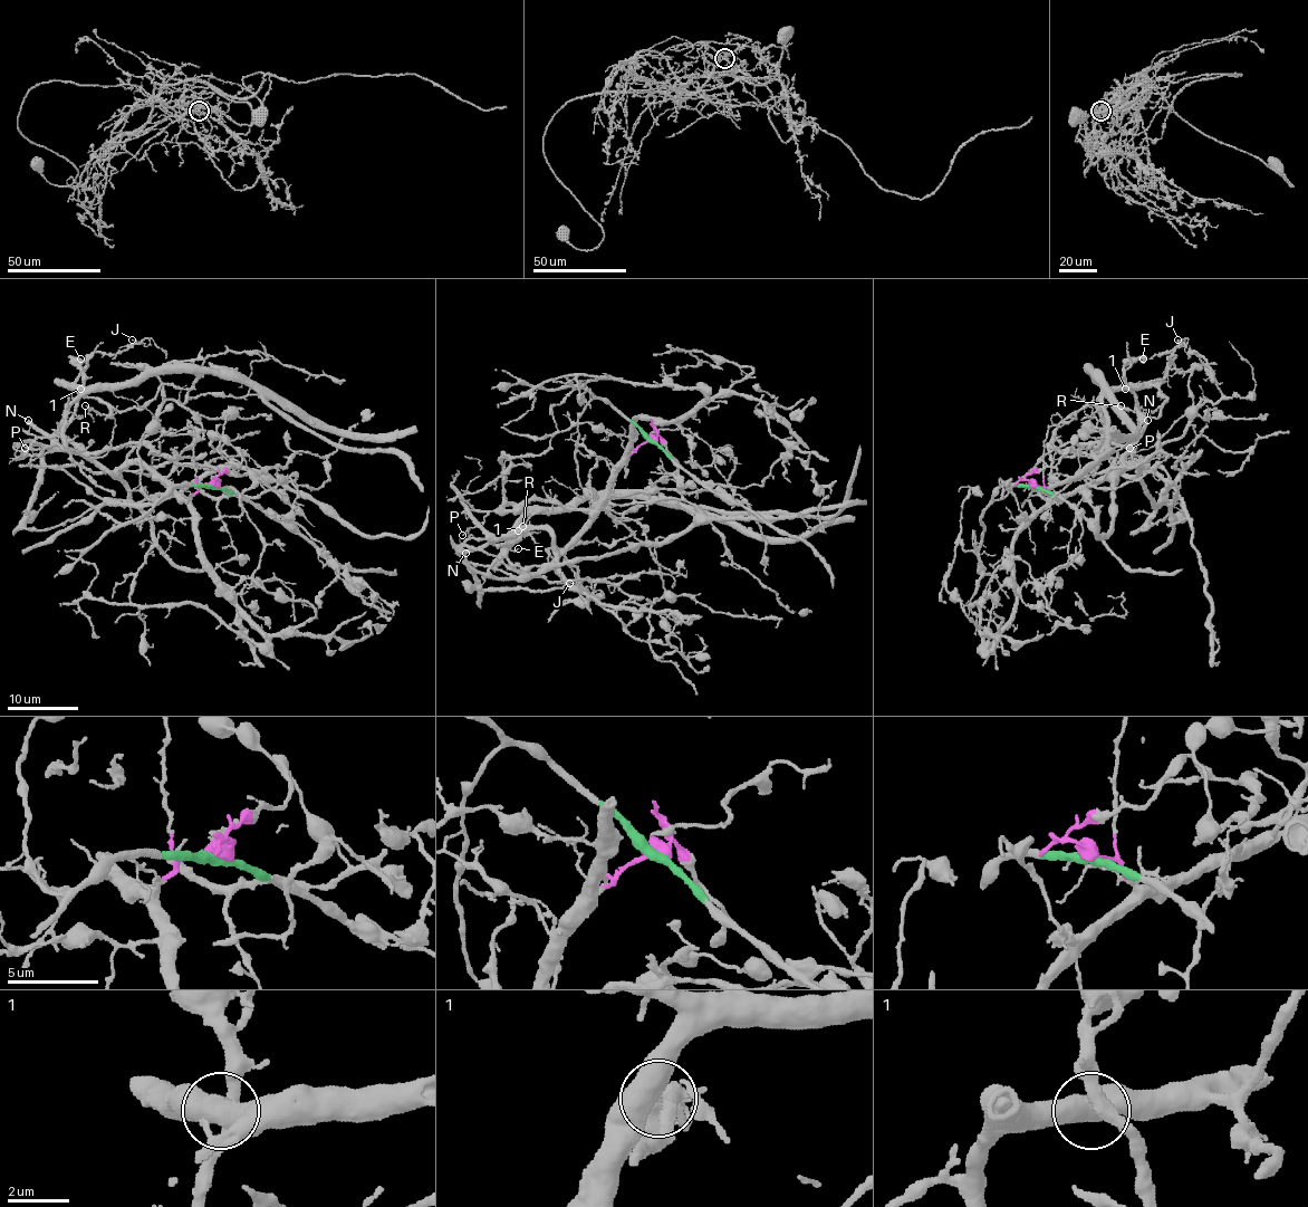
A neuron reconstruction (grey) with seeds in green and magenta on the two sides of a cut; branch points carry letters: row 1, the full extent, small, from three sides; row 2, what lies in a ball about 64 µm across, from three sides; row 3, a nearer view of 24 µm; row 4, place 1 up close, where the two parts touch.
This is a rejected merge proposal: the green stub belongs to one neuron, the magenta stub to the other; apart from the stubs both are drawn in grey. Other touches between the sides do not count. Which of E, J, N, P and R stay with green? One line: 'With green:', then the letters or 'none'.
With green: J, R

